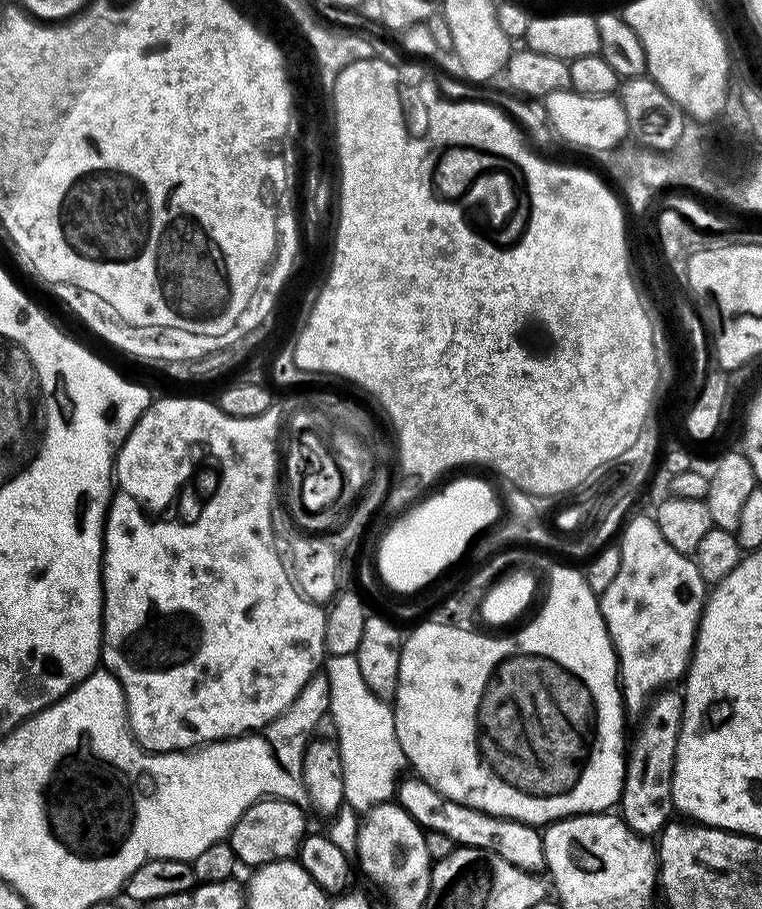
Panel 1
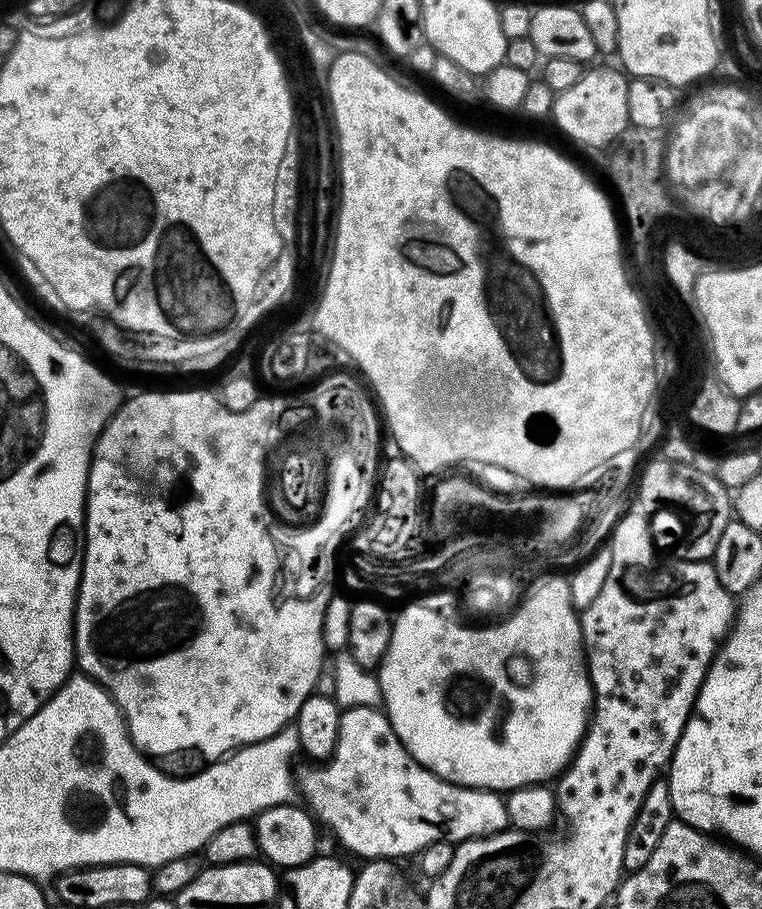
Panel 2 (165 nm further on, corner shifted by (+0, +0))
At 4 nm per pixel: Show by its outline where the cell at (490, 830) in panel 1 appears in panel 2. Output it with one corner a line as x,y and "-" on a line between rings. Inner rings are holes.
345,707
340,714
340,729
338,730
338,742
336,748
333,749
330,759
321,763
316,768
299,769
298,772
298,792
302,797
303,803
309,812
321,825
328,824
330,831
336,835
336,840
348,852
353,852
356,856
364,856
365,861
372,860
389,860
399,861
399,856
415,857
426,846
430,846
434,842
442,842
445,840
453,846
466,841
476,840
479,836
493,836
495,832
502,832
509,827
510,821
508,811
504,805
505,797
498,792
490,792
487,788
467,788
461,784
452,784
449,780
438,778
430,770
426,770
416,761
413,756
409,756
408,751
404,749
404,744
396,737
396,731
392,728
392,724
388,720
387,715
379,707

